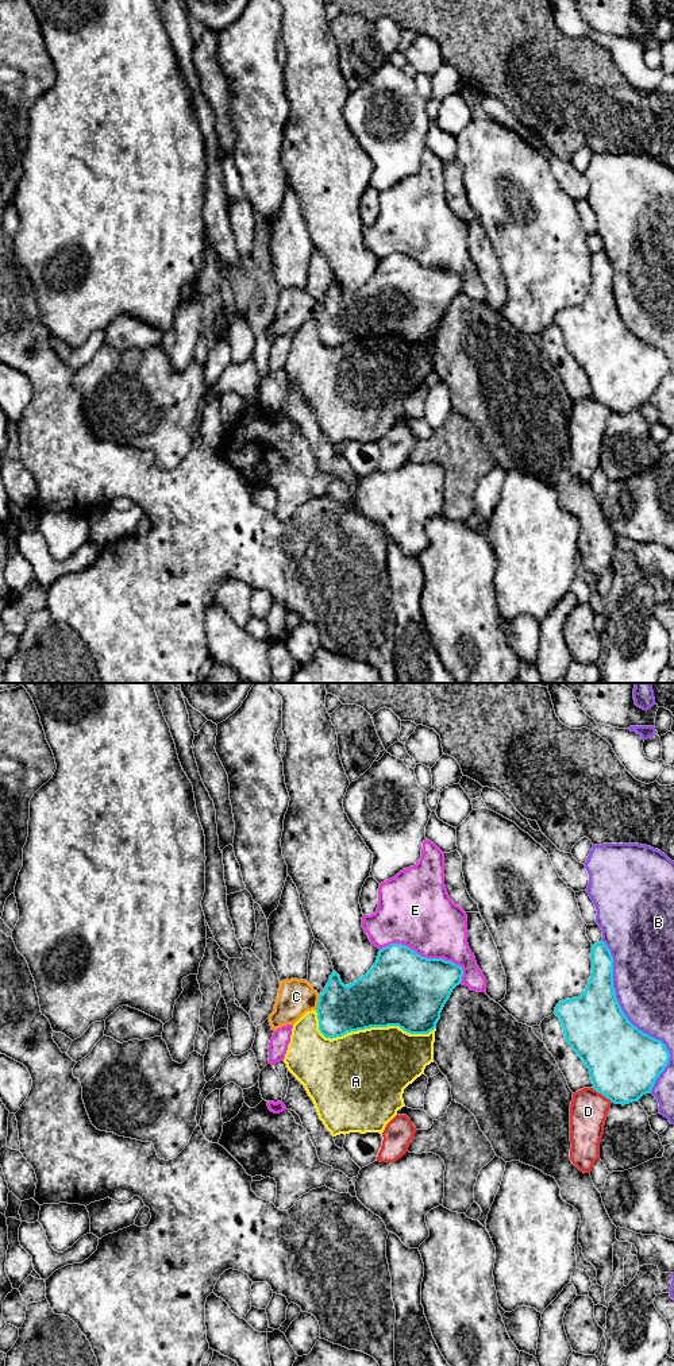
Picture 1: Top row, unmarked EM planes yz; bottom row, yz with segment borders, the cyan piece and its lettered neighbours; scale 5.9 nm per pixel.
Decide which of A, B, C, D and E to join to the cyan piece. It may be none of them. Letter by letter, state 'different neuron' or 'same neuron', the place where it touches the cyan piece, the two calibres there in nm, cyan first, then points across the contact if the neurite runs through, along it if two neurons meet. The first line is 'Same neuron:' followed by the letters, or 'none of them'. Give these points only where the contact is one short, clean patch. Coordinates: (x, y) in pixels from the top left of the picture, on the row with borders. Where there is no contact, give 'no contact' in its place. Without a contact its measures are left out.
Same neuron: C
A: different neuron; contact yz (368, 1027); calibres 380 and 480 nm
B: different neuron; contact yz (630, 1022); calibres 420 and 360 nm
C: same neuron; contact yz (318, 1002); calibres 280 and 220 nm; way yz (342, 1008), (318, 1002), (296, 996)
D: different neuron; contact yz (603, 1095); calibres 420 and 220 nm
E: different neuron; contact yz (426, 957); calibres 440 and 400 nm

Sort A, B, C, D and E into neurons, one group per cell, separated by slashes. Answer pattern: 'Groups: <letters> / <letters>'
Groups: A / B / C / D / E

